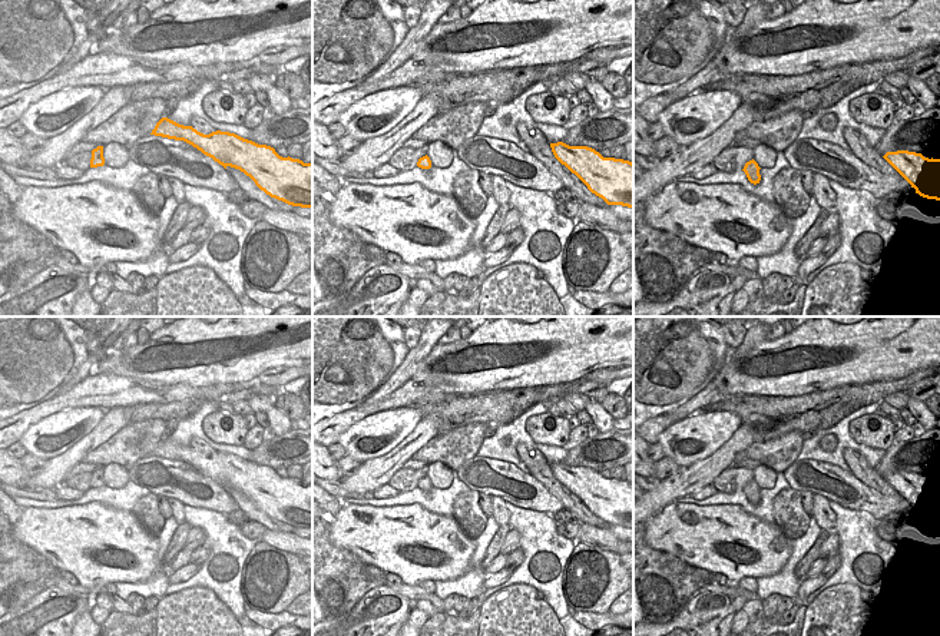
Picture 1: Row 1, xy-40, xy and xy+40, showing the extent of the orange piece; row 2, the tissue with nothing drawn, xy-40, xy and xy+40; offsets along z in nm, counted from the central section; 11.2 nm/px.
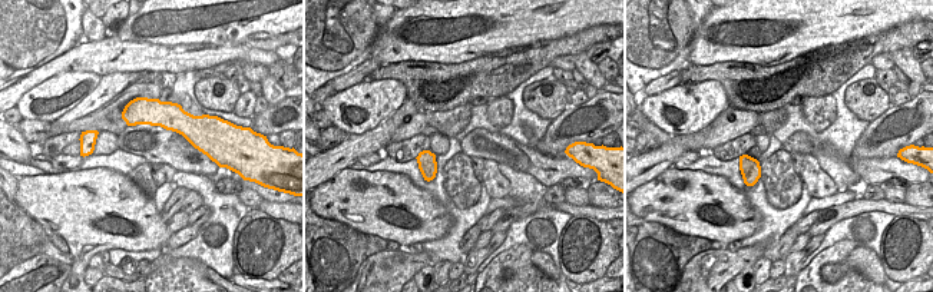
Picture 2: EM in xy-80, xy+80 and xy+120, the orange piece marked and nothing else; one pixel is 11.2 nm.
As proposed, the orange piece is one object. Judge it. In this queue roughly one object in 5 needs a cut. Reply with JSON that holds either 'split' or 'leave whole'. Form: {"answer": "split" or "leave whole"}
{"answer": "leave whole"}

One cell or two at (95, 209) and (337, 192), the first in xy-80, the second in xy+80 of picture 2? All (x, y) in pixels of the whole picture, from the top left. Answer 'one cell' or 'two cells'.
one cell

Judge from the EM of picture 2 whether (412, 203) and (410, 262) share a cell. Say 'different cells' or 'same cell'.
different cells

